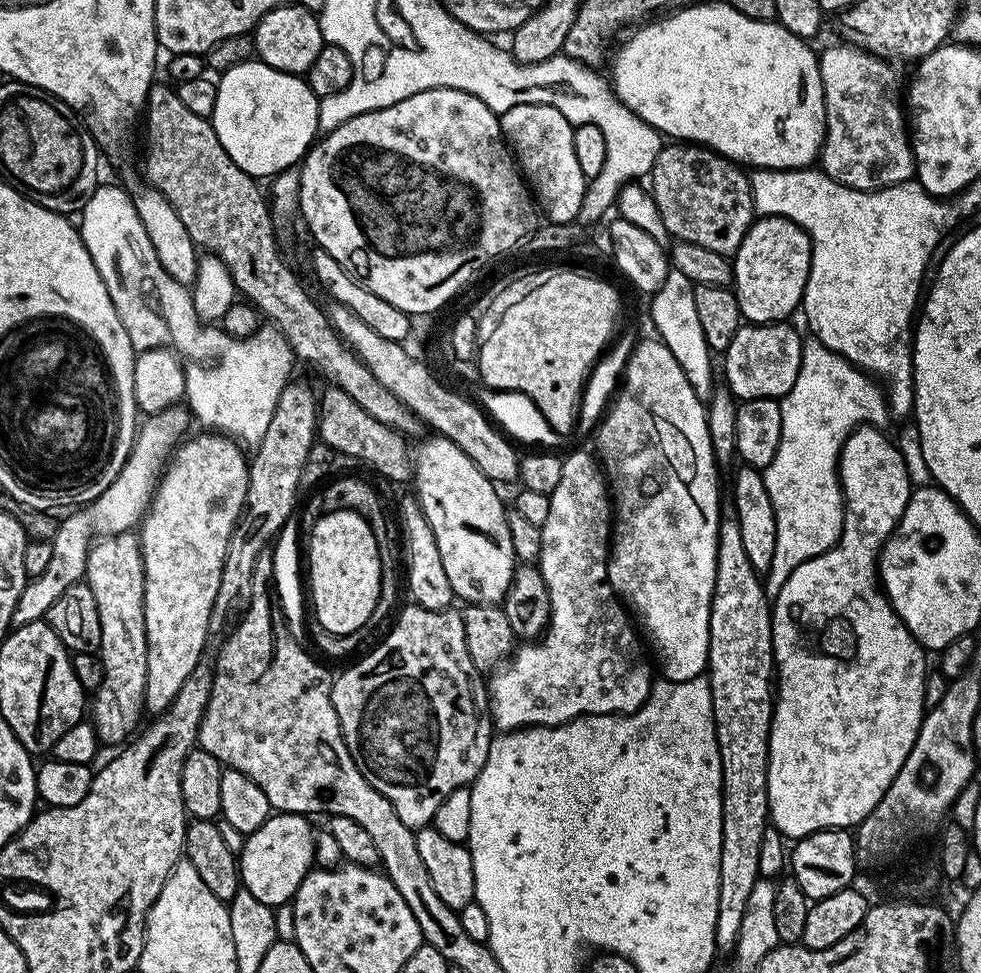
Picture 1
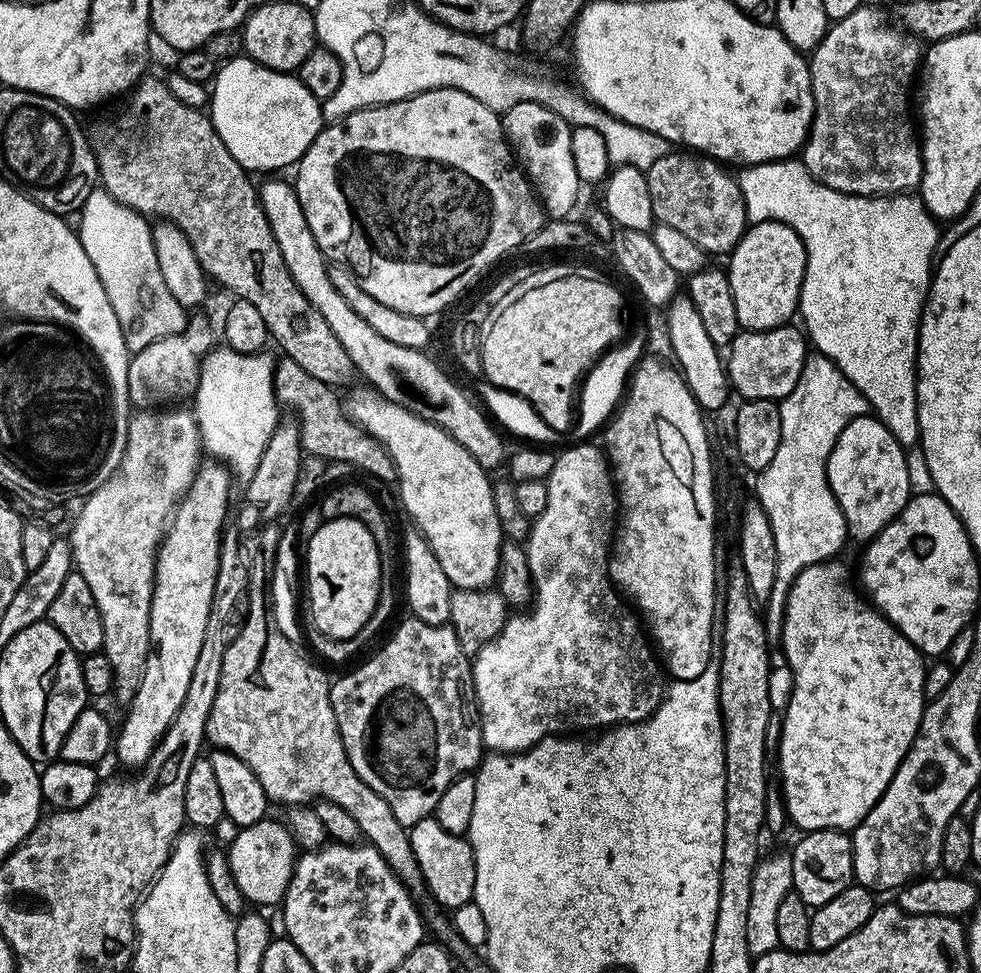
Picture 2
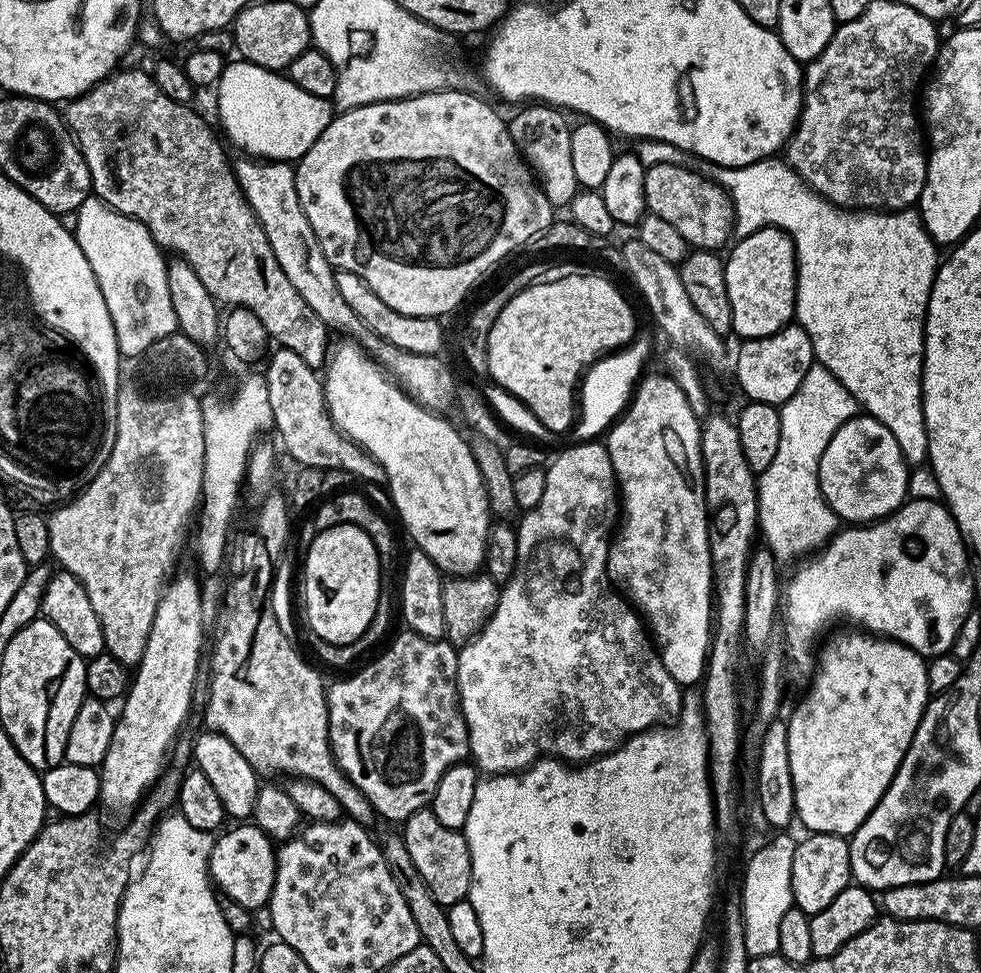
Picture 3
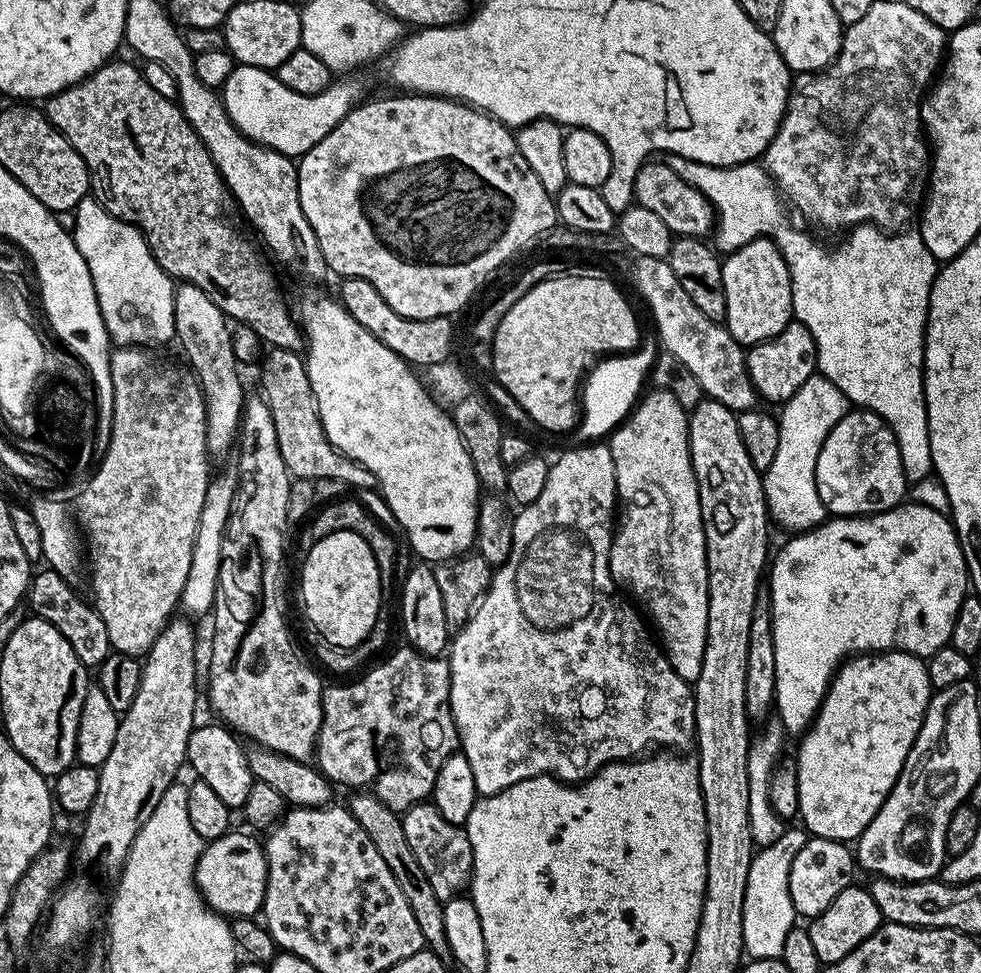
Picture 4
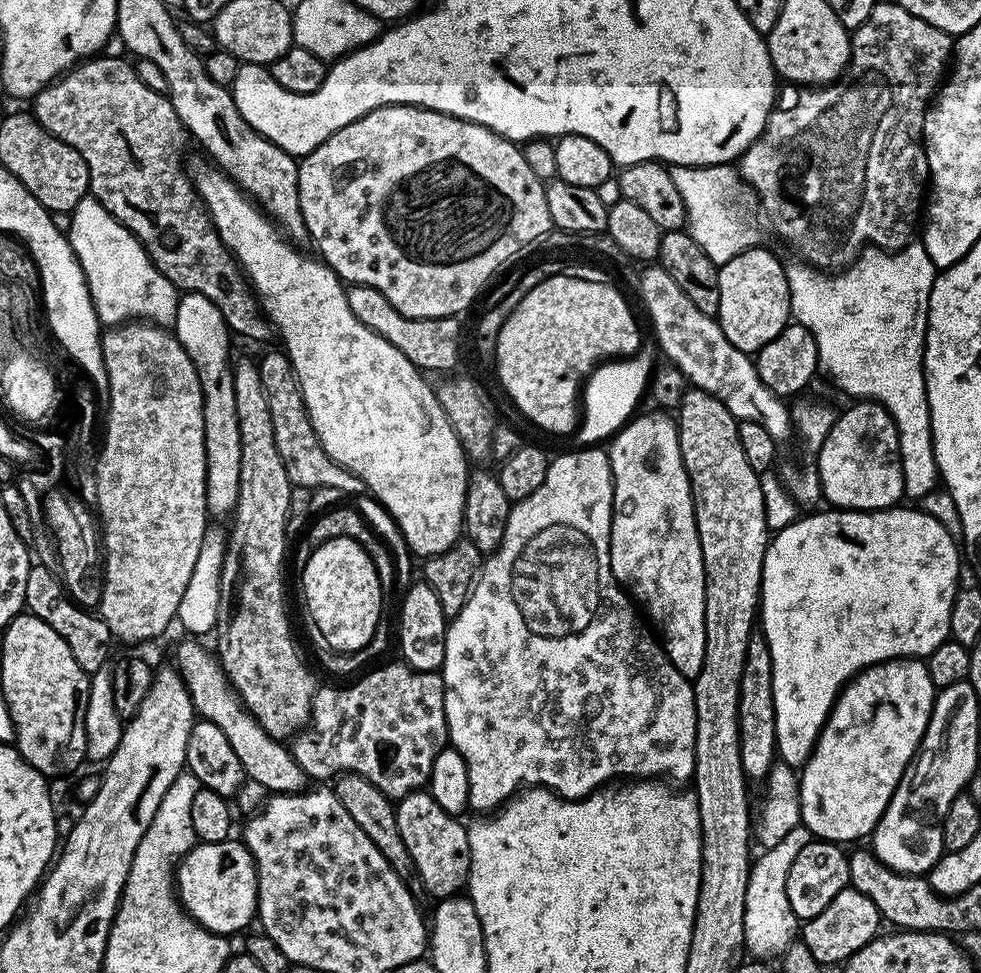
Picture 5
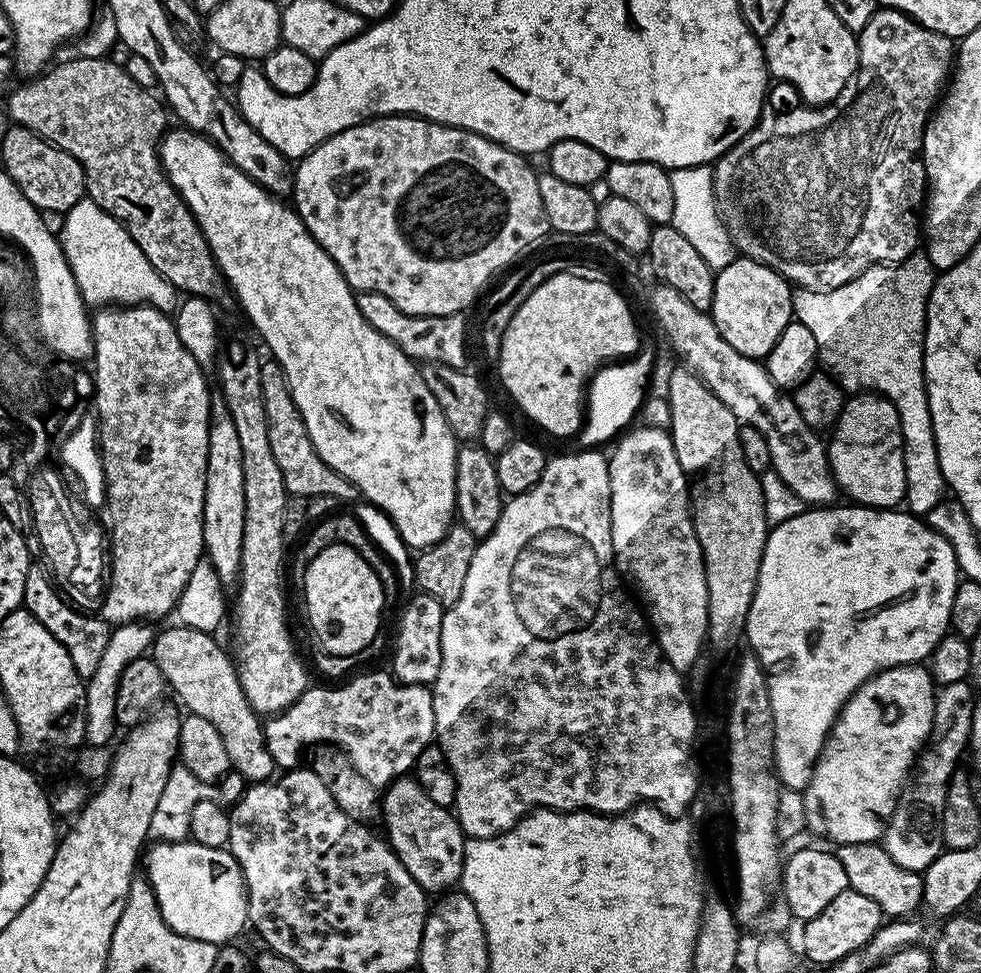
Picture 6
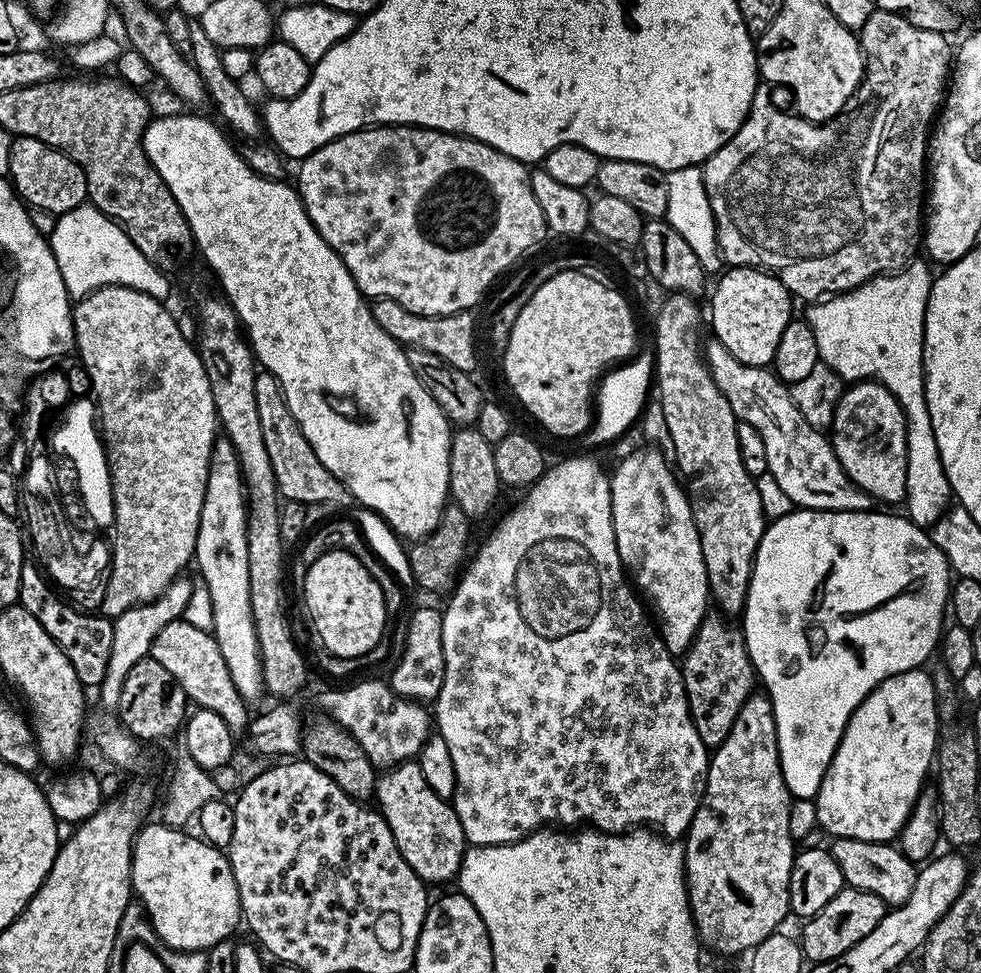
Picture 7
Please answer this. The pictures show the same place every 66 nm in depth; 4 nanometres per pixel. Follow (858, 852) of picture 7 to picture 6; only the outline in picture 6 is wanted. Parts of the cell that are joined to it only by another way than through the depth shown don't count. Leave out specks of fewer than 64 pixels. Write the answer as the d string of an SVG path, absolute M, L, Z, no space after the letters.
M883 843L841 844L835 849L835 854L842 862L842 870L846 870L849 888L853 888L858 894L866 894L866 898L870 898L870 902L878 902L880 911L885 917L908 918L913 915L912 911L916 907L919 909L923 905L924 881L921 873L911 872L898 866L898 862L894 862L894 858L890 858L890 854L884 849Z

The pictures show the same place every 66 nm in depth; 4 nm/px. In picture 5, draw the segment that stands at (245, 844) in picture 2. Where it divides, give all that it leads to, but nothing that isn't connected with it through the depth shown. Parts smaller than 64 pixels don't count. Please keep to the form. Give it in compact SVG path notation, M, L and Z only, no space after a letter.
M229 838L213 844L197 843L190 849L174 869L174 887L180 902L180 907L192 917L196 923L206 930L216 932L219 936L231 937L231 932L240 932L248 923L253 923L256 916L256 864L252 861L250 850L239 839Z

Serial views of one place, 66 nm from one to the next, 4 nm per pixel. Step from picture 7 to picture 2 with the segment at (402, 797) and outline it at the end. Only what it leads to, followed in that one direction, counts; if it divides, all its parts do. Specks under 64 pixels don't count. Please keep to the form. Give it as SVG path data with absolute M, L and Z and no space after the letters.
M435 818L418 821L407 829L407 833L410 850L414 850L414 858L418 858L418 870L422 870L428 895L436 899L441 909L455 910L473 903L476 867L472 846L467 839L450 834L450 830L442 830Z

